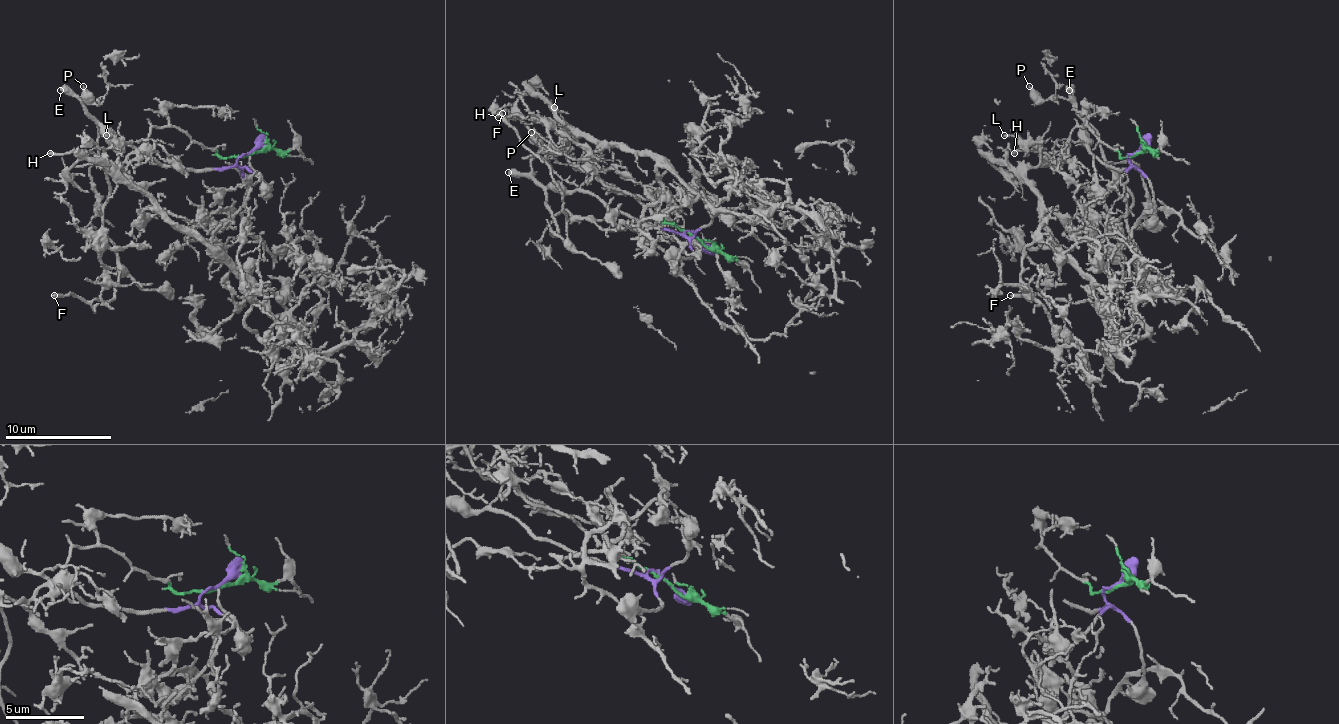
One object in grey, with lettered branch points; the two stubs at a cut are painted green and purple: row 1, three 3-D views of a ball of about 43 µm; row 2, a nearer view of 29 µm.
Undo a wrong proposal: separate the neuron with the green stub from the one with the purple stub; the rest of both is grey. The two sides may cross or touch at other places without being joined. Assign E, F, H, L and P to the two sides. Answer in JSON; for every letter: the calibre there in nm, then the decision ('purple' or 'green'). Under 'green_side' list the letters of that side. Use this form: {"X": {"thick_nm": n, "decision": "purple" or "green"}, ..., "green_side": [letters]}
{"E": {"thick_nm": 550, "decision": "purple"}, "F": {"thick_nm": 280, "decision": "purple"}, "H": {"thick_nm": 190, "decision": "green"}, "L": {"thick_nm": 100, "decision": "green"}, "P": {"thick_nm": 320, "decision": "purple"}, "green_side": ["H", "L"]}

